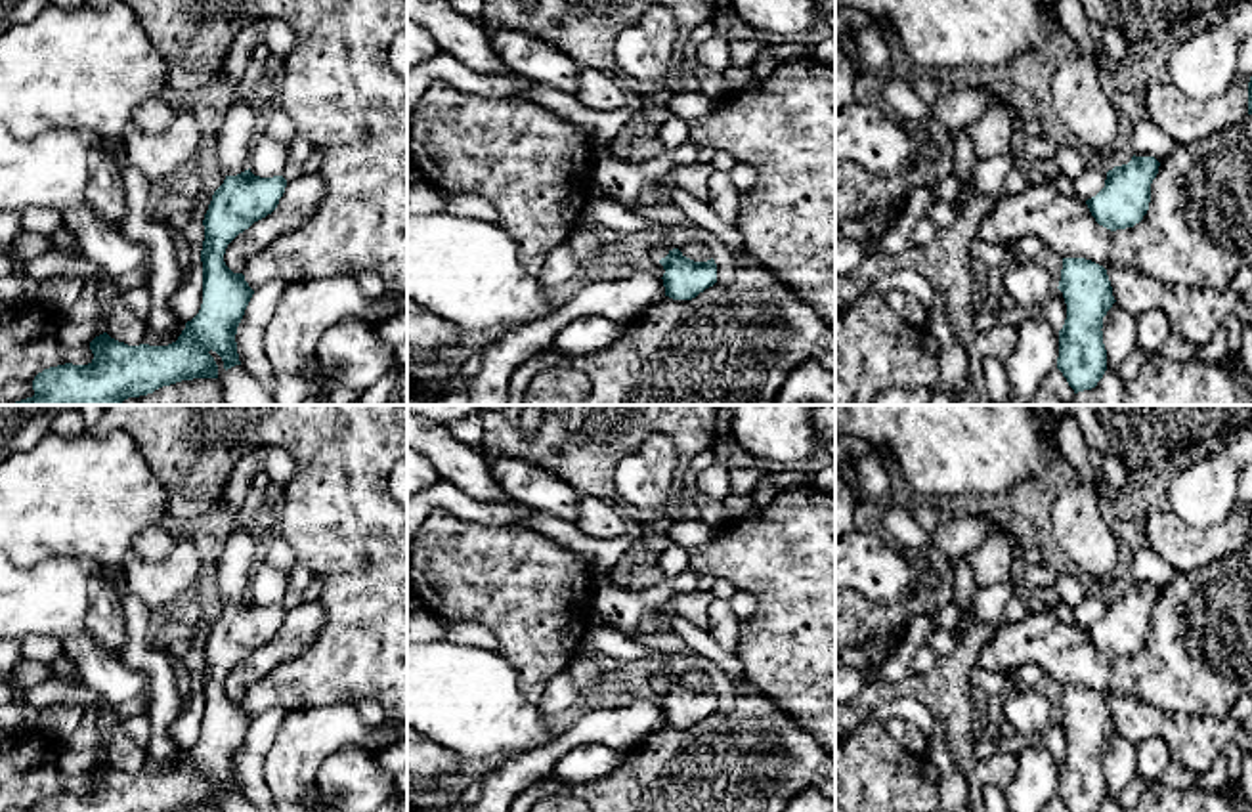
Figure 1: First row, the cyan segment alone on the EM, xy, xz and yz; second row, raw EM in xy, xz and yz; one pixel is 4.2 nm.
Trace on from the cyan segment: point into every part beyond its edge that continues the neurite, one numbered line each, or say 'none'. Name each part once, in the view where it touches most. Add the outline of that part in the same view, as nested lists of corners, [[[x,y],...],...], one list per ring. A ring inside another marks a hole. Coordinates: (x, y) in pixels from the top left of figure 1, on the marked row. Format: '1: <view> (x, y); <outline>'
1: xy (239, 127); [[[245,96],[226,105],[224,122],[216,134],[218,162],[226,176],[250,168],[250,143],[258,136],[258,105]]]

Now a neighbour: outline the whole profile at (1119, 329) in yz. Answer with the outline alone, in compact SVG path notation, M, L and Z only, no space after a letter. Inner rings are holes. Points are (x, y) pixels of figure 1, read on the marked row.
M1114 302L1103 317L1101 331L1107 350L1107 371L1118 371L1122 361L1135 350L1137 344L1135 315Z

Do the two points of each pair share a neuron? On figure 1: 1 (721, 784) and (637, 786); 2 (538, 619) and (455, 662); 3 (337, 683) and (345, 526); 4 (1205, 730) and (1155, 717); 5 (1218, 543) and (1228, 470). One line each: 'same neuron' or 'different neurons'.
1: same neuron
2: different neurons
3: same neuron
4: same neuron
5: different neurons

